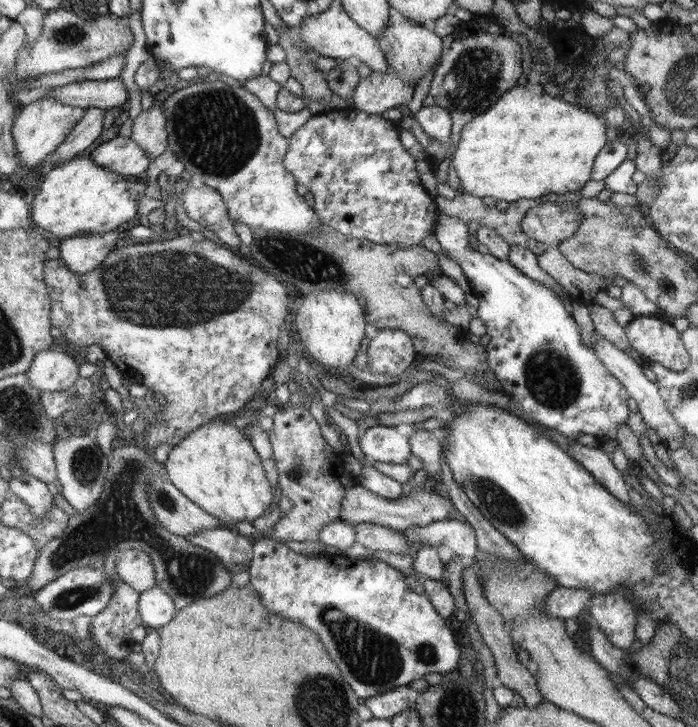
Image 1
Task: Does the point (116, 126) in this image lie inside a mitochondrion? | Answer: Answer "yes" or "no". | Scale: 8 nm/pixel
no

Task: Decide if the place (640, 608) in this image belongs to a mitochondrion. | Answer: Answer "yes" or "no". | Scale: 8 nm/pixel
no

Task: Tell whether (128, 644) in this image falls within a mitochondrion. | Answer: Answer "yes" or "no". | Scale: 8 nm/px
no

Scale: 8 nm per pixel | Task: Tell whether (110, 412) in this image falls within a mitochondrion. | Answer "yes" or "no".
no

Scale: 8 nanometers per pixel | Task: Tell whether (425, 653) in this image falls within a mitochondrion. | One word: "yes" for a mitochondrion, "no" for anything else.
yes

